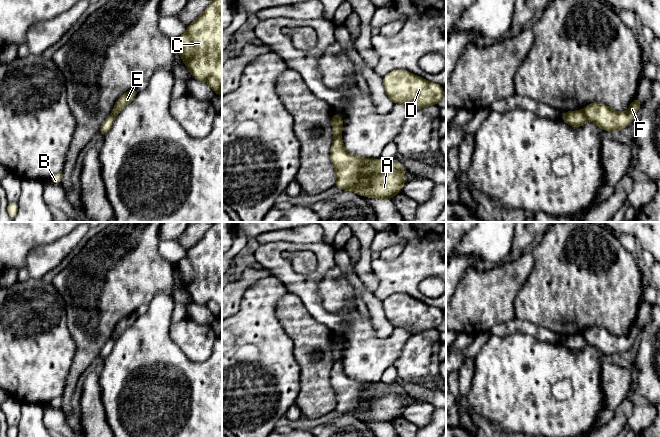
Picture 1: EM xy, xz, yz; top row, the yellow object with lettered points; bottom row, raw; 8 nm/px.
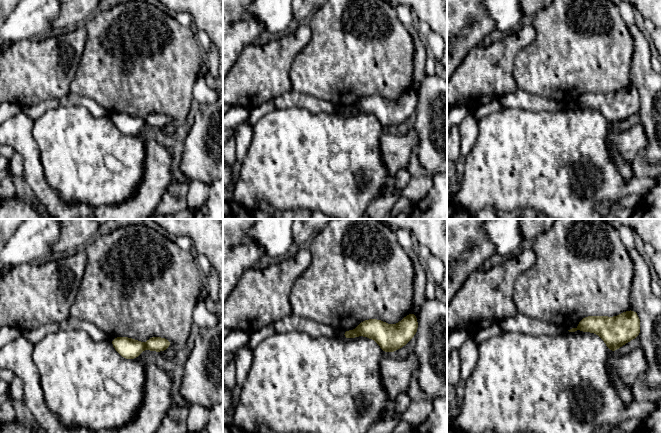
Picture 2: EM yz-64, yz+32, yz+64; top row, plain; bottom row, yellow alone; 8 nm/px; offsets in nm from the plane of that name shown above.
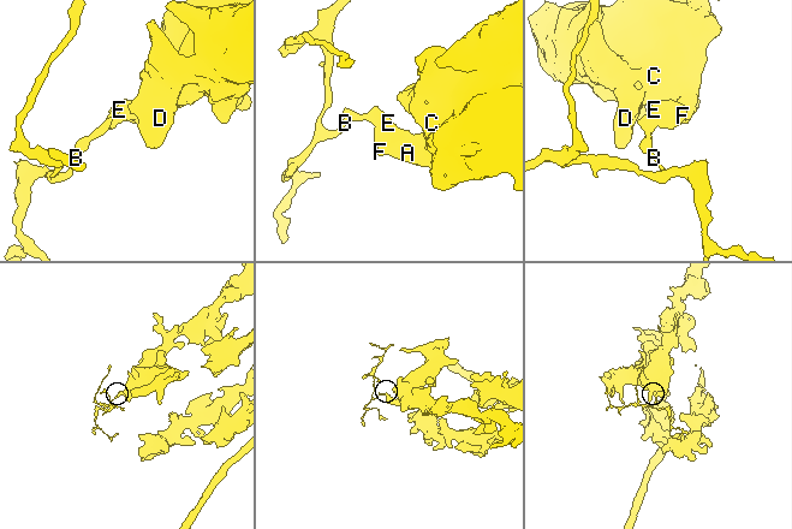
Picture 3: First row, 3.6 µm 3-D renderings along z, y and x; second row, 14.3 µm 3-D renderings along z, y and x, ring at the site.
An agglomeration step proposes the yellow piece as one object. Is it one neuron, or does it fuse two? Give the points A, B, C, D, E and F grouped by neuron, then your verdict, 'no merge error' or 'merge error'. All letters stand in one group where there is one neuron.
A C D E F / B; merge error

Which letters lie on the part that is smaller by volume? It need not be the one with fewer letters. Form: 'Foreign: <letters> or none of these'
Foreign: B

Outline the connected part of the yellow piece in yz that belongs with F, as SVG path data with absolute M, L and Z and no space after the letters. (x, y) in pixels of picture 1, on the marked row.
M637 97L631 102L628 112L616 112L603 103L594 102L587 105L583 112L589 120L596 123L603 131L617 133L621 128L625 128L632 122L641 104Z

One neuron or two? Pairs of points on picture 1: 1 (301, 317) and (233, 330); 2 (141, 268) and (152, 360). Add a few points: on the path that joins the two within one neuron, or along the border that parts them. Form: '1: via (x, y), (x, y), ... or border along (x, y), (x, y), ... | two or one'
1: border along (280, 298), (276, 307), (276, 317), (292, 341) | two
2: border along (167, 290), (158, 292), (148, 304) | two

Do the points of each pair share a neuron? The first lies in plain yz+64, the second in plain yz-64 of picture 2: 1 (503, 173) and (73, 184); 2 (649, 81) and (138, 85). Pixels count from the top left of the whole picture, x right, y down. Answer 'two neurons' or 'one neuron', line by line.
1: one neuron
2: two neurons

